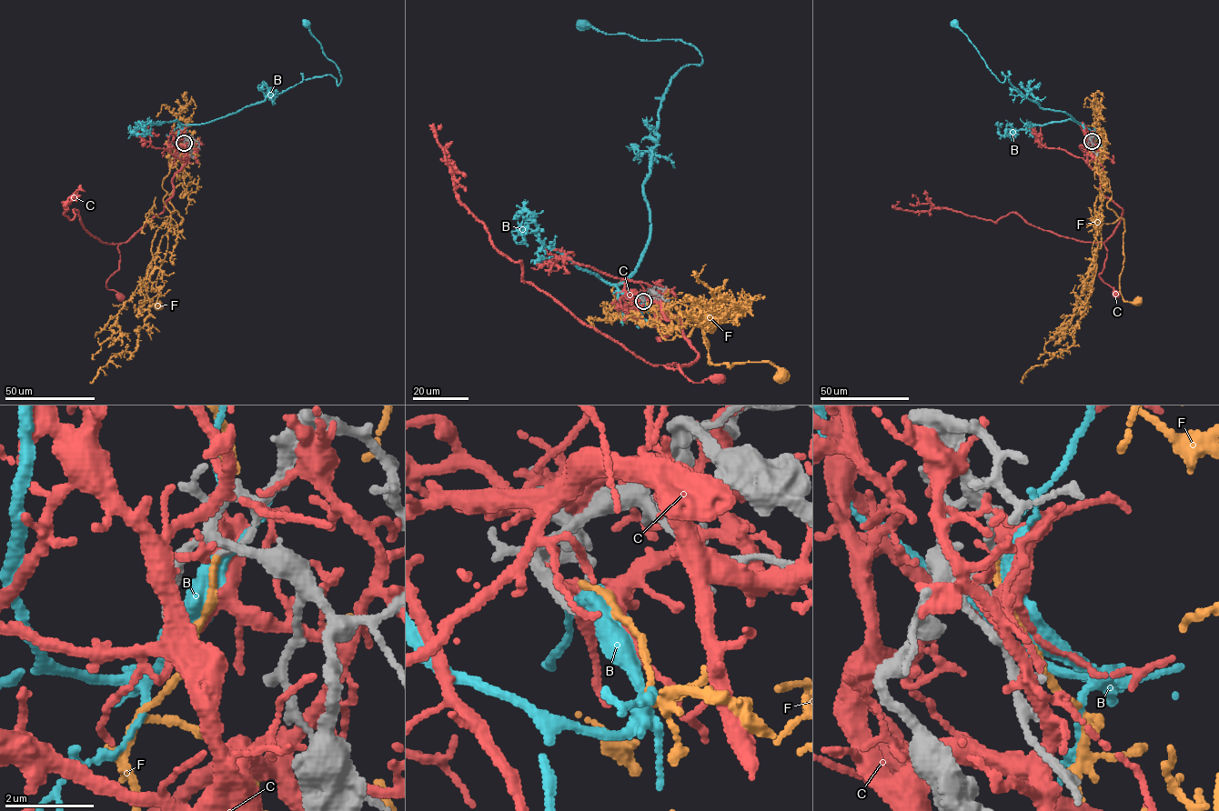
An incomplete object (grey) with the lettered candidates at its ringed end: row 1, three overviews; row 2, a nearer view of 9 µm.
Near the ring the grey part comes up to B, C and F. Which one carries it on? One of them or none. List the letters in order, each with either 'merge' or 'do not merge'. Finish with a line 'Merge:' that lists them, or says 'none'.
B: do not merge
C: do not merge
F: do not merge
Merge: none

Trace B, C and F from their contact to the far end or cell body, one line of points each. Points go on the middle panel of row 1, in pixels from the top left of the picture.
B: (643, 300), (618, 286), (649, 238), (659, 109), (702, 56), (583, 25)
C: (643, 299), (659, 293), (697, 355), (665, 365), (685, 365), (697, 383), (717, 379)
F: (643, 299), (657, 313), (666, 340), (701, 328), (710, 364), (767, 362), (779, 374)

